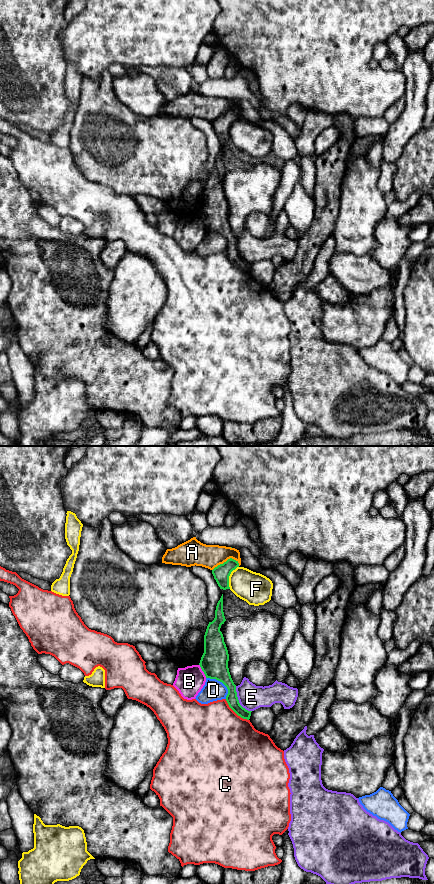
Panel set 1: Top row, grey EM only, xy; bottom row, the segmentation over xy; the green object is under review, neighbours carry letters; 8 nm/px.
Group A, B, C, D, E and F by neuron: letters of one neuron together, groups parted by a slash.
A / B / C / D / E / F

